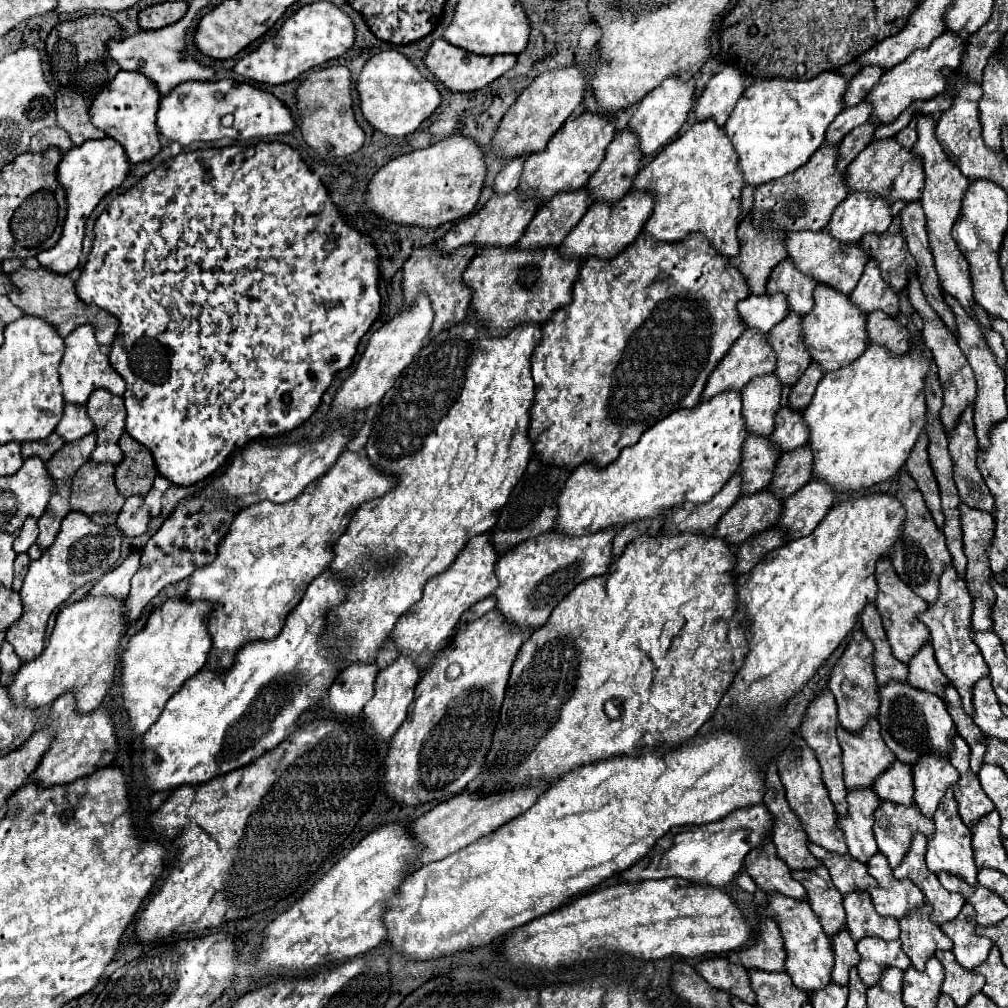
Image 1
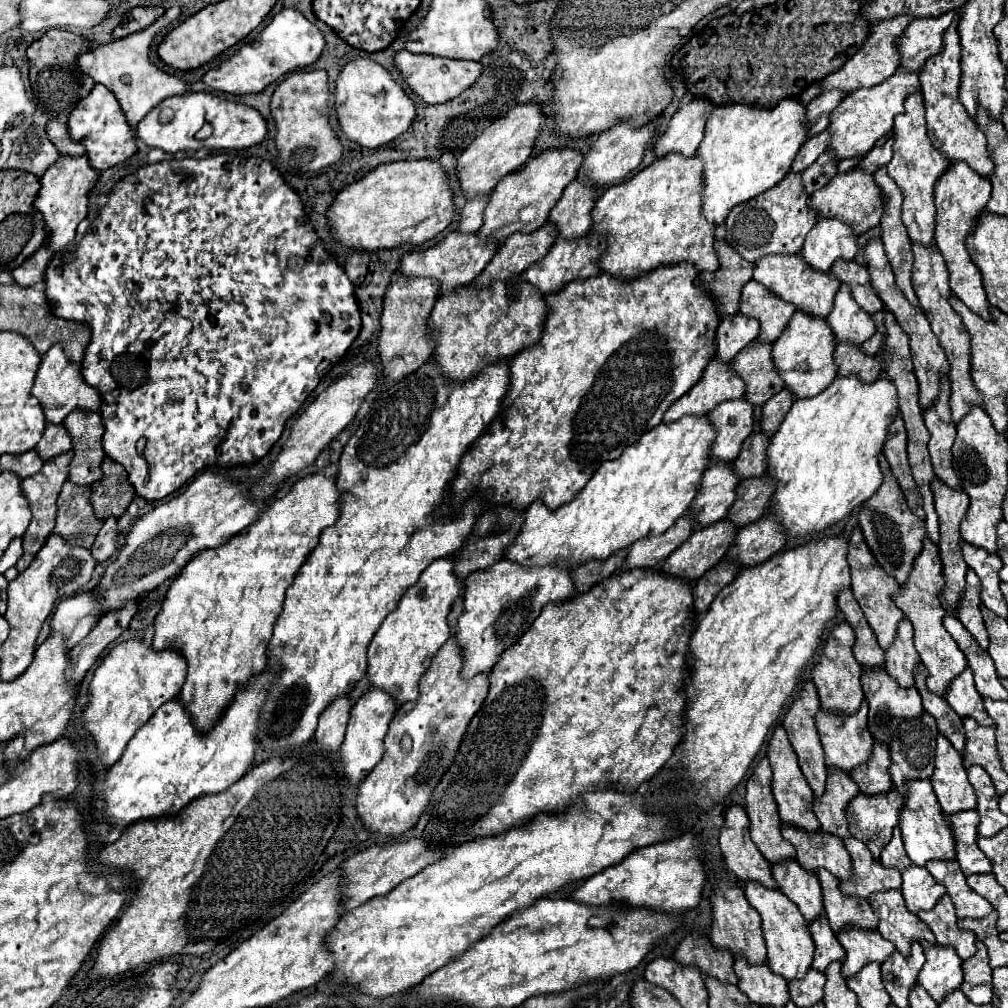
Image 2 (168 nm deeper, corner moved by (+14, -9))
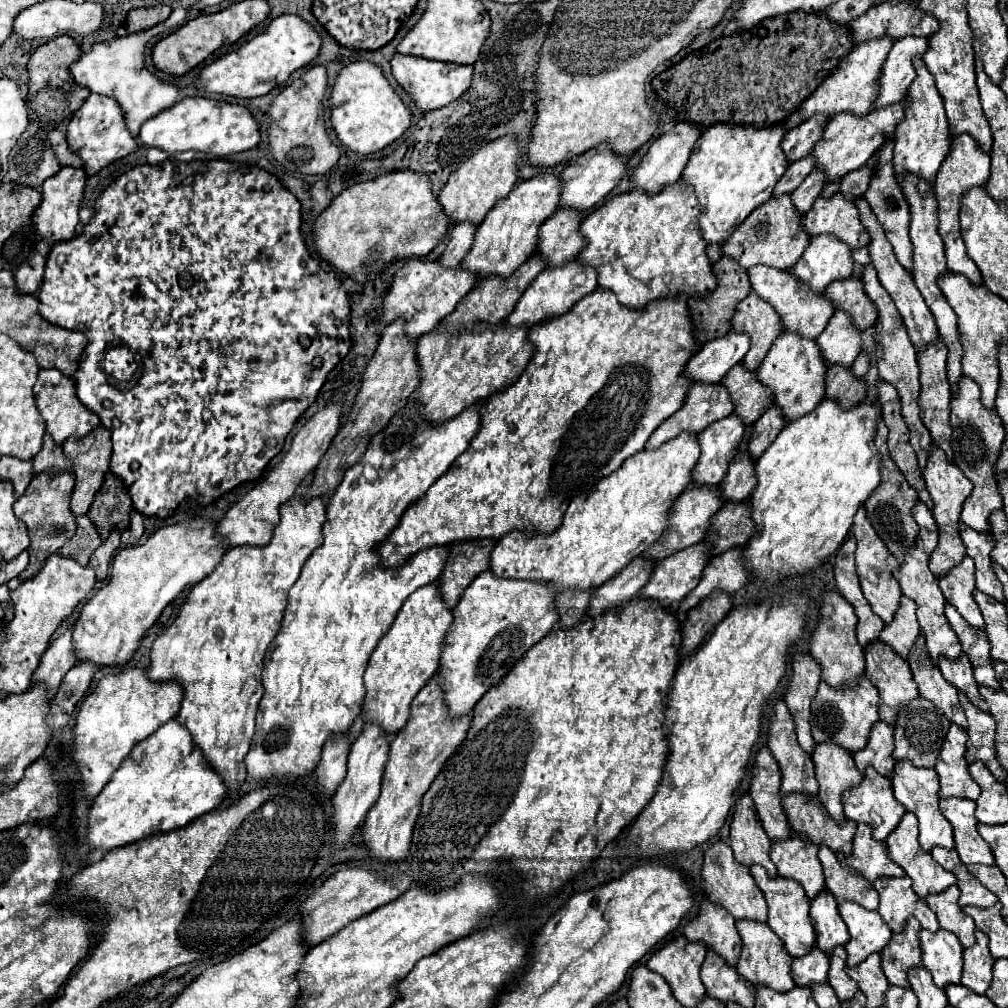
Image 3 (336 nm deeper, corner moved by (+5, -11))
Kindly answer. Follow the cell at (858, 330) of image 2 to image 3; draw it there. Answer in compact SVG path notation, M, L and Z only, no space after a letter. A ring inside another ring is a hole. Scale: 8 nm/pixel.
M834 312L830 324L816 342L828 364L850 366L862 350L862 332L850 324L850 316L846 316L846 312Z

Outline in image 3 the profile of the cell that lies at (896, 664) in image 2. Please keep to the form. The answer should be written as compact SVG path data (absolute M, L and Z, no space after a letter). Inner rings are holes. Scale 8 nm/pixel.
M902 596L894 622L884 626L880 640L884 644L888 644L900 658L908 660L908 654L910 654L912 646L916 644L918 636L920 636L920 628L918 628L918 620L916 620L916 604L910 598Z

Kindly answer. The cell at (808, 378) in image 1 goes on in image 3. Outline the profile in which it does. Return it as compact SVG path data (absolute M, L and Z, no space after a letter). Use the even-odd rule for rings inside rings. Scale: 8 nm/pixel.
M776 404L762 414L762 418L754 426L754 434L750 436L750 454L752 458L760 458L766 448L776 440L778 432L786 426L786 418L782 414L782 408L776 408Z

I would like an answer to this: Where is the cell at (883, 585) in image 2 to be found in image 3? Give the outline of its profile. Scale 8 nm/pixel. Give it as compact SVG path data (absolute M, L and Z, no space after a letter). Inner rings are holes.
M860 508L856 512L852 532L854 532L856 540L858 540L858 548L856 548L856 572L860 576L860 586L862 586L864 598L872 606L872 612L878 614L884 620L884 624L890 624L894 620L894 612L898 610L898 604L900 604L900 598L902 598L900 586L898 586L898 582L894 578L894 570L898 570L898 562L888 552L888 548L884 546L884 542L878 538L878 534L872 528L872 524L866 520L864 508Z

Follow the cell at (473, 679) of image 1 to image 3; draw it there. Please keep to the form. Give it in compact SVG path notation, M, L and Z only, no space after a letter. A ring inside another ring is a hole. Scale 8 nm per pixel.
M434 674L426 682L422 692L418 692L418 696L412 700L410 720L390 744L390 756L384 768L380 798L368 810L366 822L362 826L362 840L368 846L372 858L402 860L408 856L412 830L422 808L422 796L426 794L426 788L430 788L446 760L466 738L466 732L470 728L470 712L464 716L450 716L438 680L440 674ZM412 752L416 752L416 756L410 756Z

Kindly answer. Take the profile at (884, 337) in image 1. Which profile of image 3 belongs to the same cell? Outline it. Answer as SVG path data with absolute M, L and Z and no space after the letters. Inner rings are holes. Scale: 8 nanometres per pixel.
M828 368L826 396L836 398L844 408L860 404L866 398L866 384L852 374L852 368Z

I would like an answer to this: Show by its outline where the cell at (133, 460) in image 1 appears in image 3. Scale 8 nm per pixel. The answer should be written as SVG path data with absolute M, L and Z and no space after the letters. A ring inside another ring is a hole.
M108 472L100 492L96 492L96 498L88 510L88 518L98 528L102 540L106 540L110 530L128 528L130 512L132 512L132 500L126 484L112 472Z

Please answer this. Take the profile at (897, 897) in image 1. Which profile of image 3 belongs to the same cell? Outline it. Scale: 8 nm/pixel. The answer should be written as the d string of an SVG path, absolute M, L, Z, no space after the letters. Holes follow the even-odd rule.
M858 824L854 836L852 856L842 860L846 868L856 870L862 878L874 882L882 876L906 876L898 864L894 864L886 852L886 844L872 838L872 828L868 824Z

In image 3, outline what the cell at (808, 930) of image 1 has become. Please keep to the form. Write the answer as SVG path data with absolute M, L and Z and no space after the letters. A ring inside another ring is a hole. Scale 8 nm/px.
M752 866L750 874L754 876L756 884L760 886L766 902L768 902L768 926L774 930L776 936L780 936L784 950L792 956L806 956L816 946L816 930L810 920L810 900L806 898L802 886L794 880L786 880L782 876L770 878L762 866Z

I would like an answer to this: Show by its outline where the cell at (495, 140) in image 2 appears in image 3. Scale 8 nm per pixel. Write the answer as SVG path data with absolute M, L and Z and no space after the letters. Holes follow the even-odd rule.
M502 136L492 140L482 150L478 150L470 160L466 160L446 182L438 200L448 214L450 220L472 220L480 224L484 216L492 210L496 200L504 198L518 180L518 138L516 136Z

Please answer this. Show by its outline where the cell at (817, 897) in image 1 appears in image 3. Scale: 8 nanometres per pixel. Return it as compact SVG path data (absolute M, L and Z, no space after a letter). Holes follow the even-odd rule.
M792 834L788 840L772 844L770 858L774 860L778 874L802 884L808 900L814 900L824 890L824 874L818 860L818 846L798 840Z

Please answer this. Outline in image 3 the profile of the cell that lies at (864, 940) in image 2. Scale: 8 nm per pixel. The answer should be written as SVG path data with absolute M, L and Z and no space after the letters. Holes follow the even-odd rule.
M842 902L840 916L850 932L850 942L846 944L848 966L858 966L870 954L882 952L892 938L892 930L874 910L866 910L854 902Z

